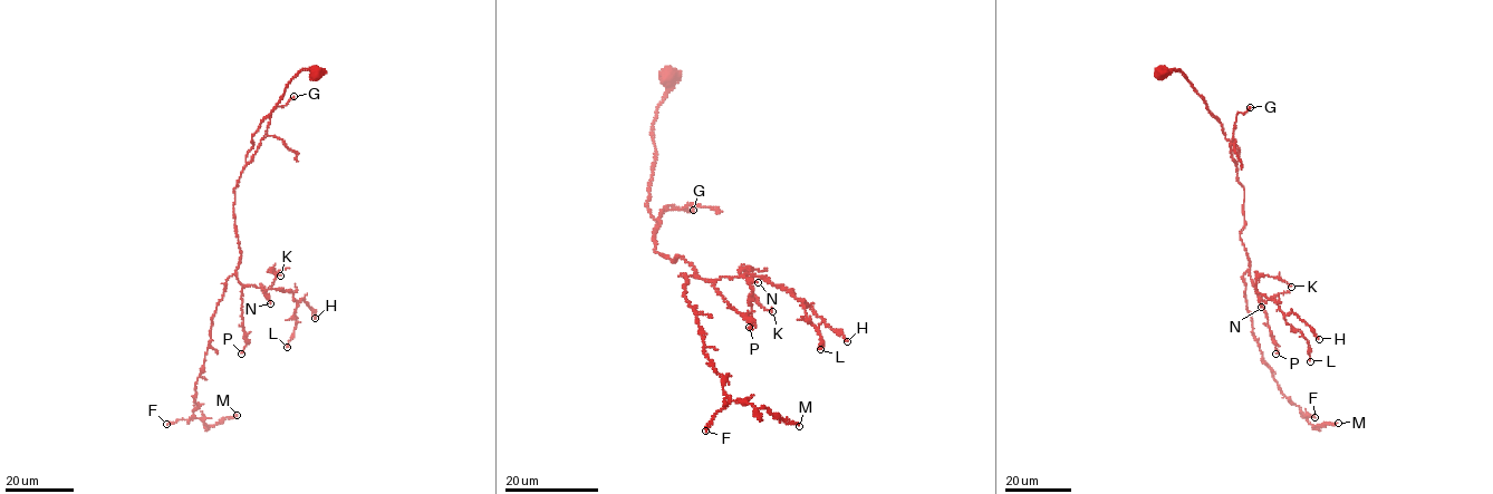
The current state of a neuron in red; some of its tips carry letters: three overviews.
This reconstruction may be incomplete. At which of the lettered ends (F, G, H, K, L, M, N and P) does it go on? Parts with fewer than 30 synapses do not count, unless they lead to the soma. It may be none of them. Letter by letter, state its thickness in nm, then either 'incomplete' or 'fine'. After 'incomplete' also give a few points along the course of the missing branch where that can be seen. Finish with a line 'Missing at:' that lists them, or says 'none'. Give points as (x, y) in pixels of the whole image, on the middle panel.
F: calibre 160 nm; fine
G: calibre 190 nm; incomplete; course (693, 210), (699, 206), (689, 206), (701, 197), (751, 203), (815, 235), (824, 242), (820, 297), (828, 297)
H: calibre 150 nm; fine
K: calibre 190 nm; fine
L: calibre 90 nm; fine
M: calibre 120 nm; fine
N: calibre 100 nm; fine
P: calibre 140 nm; fine
Missing at: G

